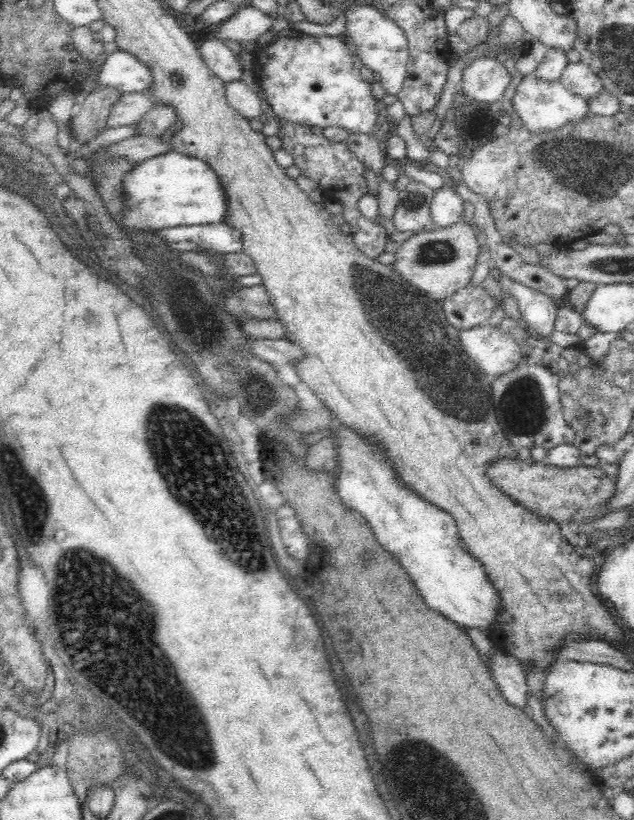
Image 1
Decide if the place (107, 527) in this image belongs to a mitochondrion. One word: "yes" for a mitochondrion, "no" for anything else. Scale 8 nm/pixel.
no

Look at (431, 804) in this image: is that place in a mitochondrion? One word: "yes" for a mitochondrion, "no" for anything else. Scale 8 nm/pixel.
yes

